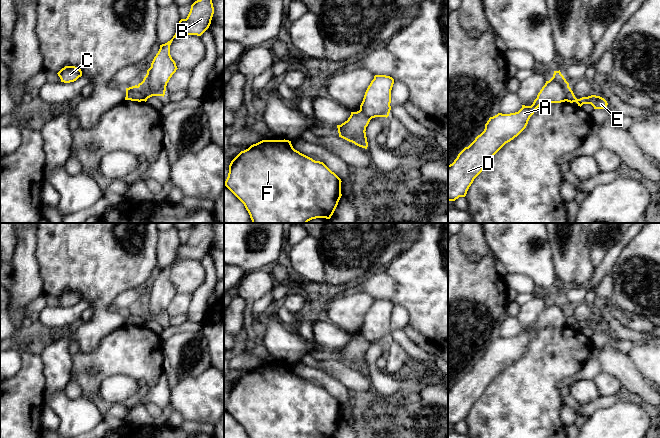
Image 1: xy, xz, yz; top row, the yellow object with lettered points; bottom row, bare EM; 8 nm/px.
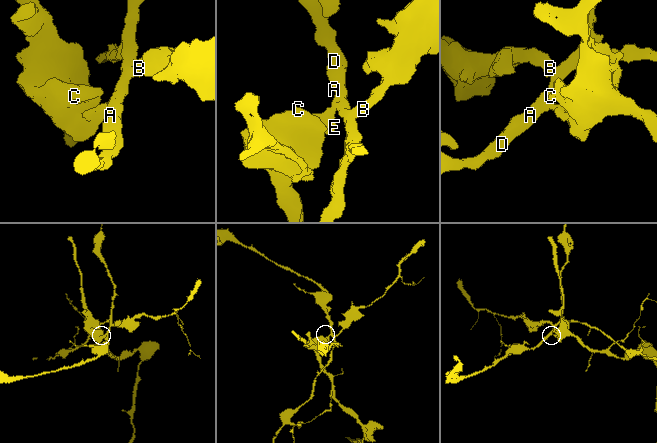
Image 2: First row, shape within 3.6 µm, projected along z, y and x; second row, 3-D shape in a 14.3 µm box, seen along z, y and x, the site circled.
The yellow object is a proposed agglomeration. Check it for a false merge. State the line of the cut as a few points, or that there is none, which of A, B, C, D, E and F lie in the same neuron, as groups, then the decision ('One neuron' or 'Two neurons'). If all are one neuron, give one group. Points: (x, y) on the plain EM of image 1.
Split along xy (137, 310), (142, 316), (143, 324). Groups: A B D / C E F. Two neurons

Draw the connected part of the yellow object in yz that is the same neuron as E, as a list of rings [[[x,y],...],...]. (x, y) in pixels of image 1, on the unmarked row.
[[[570,311],[567,313],[565,324],[570,327],[576,326],[580,331],[583,328],[591,328],[594,333],[605,333],[608,329],[607,325],[604,322],[596,319],[577,323]]]

